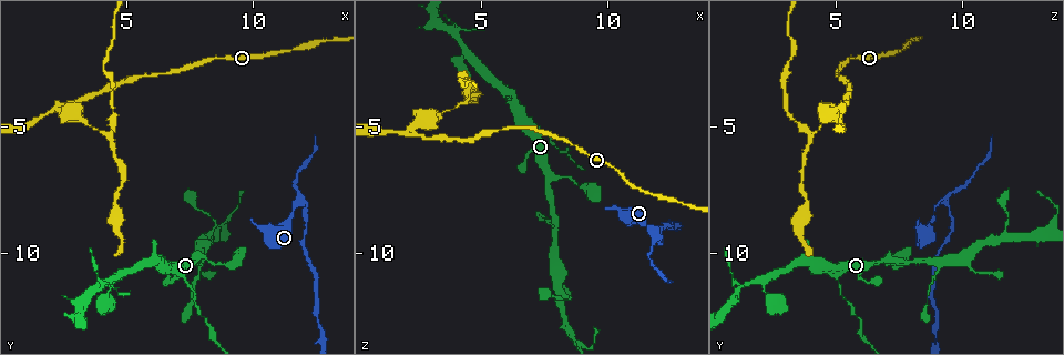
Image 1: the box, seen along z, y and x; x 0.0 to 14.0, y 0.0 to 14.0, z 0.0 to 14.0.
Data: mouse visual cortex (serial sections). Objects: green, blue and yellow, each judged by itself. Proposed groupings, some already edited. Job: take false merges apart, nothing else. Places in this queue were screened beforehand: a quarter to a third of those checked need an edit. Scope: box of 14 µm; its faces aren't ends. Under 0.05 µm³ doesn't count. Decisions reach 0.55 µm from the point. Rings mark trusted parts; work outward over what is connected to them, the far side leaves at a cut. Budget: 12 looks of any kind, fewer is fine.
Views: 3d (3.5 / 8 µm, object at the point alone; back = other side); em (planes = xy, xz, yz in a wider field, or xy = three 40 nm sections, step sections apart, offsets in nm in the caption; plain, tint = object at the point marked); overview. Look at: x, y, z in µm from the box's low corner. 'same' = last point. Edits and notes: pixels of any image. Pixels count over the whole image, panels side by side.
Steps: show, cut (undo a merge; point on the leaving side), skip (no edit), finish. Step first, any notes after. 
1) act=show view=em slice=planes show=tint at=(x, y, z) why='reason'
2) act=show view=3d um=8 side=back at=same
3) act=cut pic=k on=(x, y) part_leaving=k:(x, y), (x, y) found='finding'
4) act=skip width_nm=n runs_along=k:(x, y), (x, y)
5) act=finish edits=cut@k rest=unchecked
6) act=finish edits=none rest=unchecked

act=show view=3d um=3.5 at=(11.9, 8.0, 9.2)

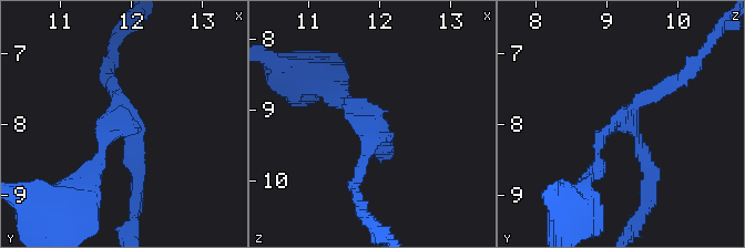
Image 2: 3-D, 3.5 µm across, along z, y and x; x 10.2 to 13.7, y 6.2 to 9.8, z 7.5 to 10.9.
act=show view=em slice=xy step=3 show=tint at=(11.95, 7.95, 9.25)

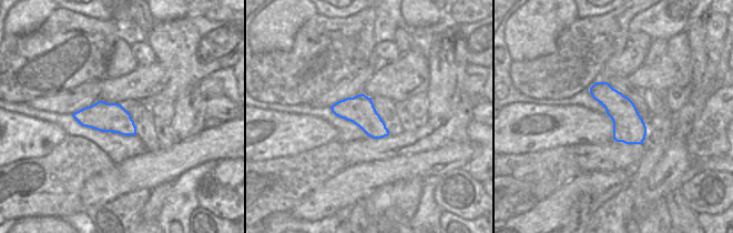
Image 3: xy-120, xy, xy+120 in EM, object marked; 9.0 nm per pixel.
act=skip arm_widths_nm=150,200,200 runs_along=2:(344, 96), (388, 140), (385, 153) found='one cell here'

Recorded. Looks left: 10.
act=show view=3d um=3.5 side=back at=(7.6, 10.3, 6.9) why='arms part here'

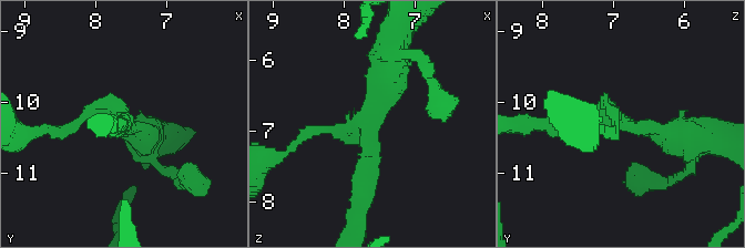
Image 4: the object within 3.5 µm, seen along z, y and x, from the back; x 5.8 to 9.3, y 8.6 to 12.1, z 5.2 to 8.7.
act=show view=em slice=planes show=tint at=(7.65, 10.30, 6.90)

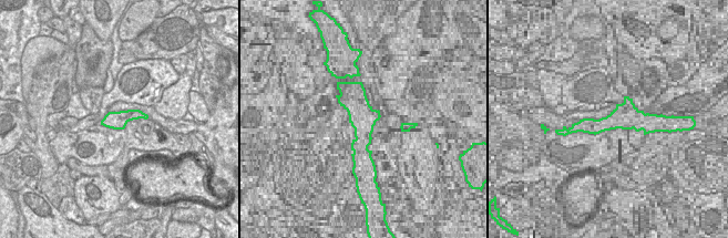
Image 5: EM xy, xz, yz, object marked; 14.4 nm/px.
act=skip arm_widths_nm=150,300,400 runs_along=4:(391, 59), (371, 104), (368, 195) found='one cell here'

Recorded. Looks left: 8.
act=show view=3d um=8 at=(7.5, 11.3, 5.1)

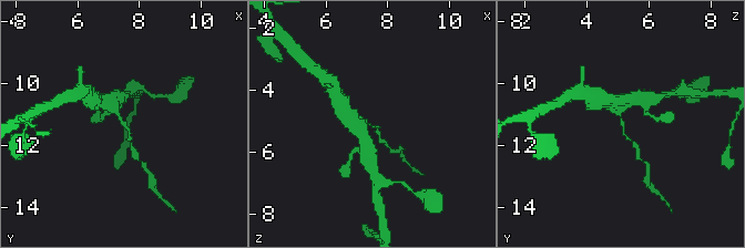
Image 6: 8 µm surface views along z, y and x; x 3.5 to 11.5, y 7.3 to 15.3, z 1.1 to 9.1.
act=show view=em slice=xy step=3 show=tint at=(7.4, 11.2, 5.1) arm_widths_nm=150,350 why='shape alone is not enough'

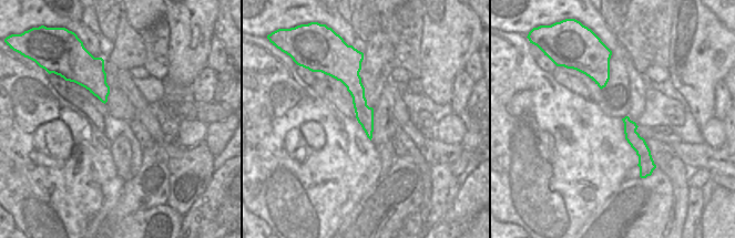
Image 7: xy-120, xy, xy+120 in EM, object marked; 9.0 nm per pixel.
act=cut pic=6 on=(134, 154) part_leaving=6:(622, 121), (624, 133), (642, 159) found='two cells meet here'

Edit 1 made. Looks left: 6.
act=show view=overview why='see it whole again'

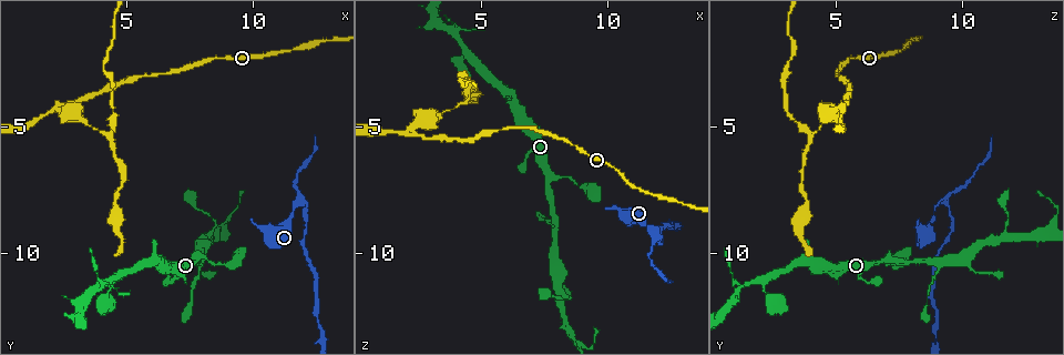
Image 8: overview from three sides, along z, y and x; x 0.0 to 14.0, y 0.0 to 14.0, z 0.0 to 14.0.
act=show view=3d um=3.5 side=back at=(7.9, 10.4, 9.0) why='sharp bend'

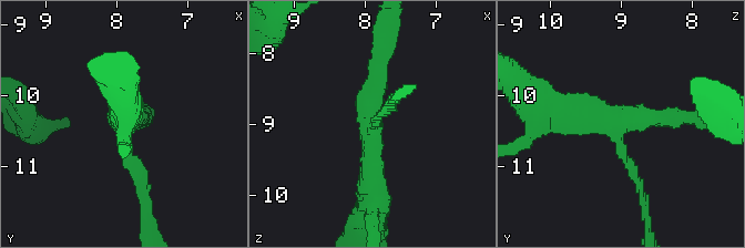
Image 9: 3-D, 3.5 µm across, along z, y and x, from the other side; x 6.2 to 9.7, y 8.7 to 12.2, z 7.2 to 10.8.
act=show view=em slice=planes show=tint at=(7.95, 10.35, 9.05) arms=3 arm_widths_nm=150,300,350 why='now the EM'

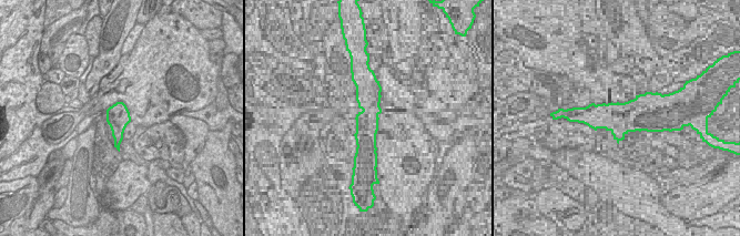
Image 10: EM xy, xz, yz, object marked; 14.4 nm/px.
act=skip runs_along=9:(687, 116), (565, 120), (546, 106) found='one cell here'

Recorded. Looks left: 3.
act=show view=3d um=3.5 at=(8.4, 9.3, 13.0) why='branch point'

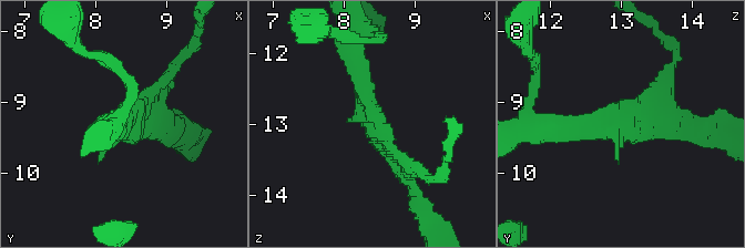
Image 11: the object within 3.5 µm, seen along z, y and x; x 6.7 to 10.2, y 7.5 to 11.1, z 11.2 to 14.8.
act=show view=em slice=xy step=1 show=tint at=(8.45, 9.20, 13.05) why='shape alone is not enough'

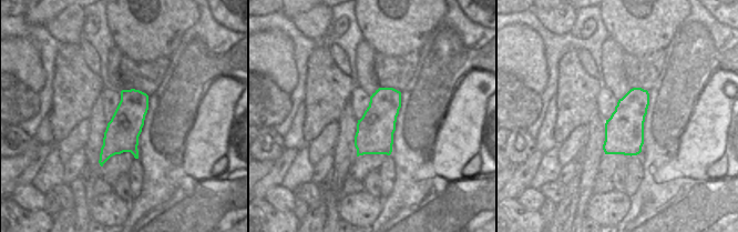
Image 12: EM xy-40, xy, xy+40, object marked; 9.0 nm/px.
act=skip runs_along=11:(357, 60), (370, 120), (418, 171) found='all the same cell'

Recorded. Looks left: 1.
act=finish edits=cut@6 rest=unchecked

